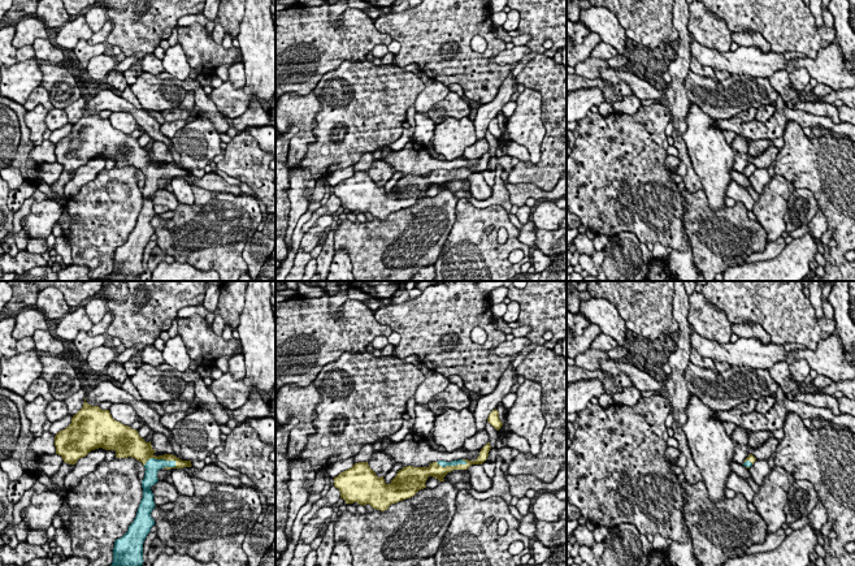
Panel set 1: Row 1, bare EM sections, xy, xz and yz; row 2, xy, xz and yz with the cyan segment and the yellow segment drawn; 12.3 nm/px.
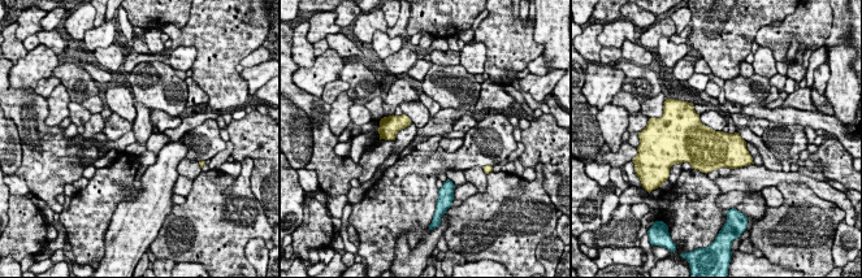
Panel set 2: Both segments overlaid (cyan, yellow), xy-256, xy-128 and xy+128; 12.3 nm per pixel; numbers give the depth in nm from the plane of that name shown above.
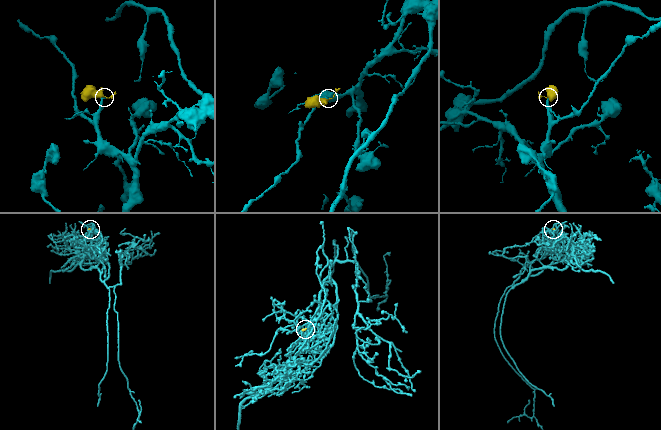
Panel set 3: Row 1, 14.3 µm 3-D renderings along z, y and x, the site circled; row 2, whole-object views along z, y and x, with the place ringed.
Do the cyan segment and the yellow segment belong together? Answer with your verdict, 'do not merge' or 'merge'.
merge

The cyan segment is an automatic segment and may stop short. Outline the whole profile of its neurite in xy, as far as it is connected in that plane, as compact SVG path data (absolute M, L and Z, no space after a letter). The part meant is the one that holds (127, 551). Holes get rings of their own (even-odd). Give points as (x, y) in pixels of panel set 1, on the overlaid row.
M86 398L83 407L73 415L71 423L56 433L55 446L56 454L69 465L75 465L79 458L99 448L114 450L116 458L131 457L143 463L146 468L142 480L143 498L127 532L114 541L110 565L142 566L143 543L155 526L151 513L156 505L151 487L159 481L157 472L161 468L191 467L191 461L182 461L172 454L156 457L151 441L146 442L136 429L114 420L109 410L88 405Z

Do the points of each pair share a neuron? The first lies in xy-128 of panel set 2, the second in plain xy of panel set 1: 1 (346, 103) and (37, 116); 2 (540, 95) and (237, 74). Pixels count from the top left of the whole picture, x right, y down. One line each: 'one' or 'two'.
1: one
2: two

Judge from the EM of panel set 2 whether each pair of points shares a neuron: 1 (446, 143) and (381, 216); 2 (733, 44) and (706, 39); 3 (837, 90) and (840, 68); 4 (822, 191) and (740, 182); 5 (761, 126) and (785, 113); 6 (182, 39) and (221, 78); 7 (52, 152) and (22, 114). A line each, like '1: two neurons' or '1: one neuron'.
1: two neurons
2: one neuron
3: one neuron
4: one neuron
5: two neurons
6: one neuron
7: one neuron

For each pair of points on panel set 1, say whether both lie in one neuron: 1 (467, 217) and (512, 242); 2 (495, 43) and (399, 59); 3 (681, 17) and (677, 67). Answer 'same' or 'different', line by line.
1: same
2: same
3: same

